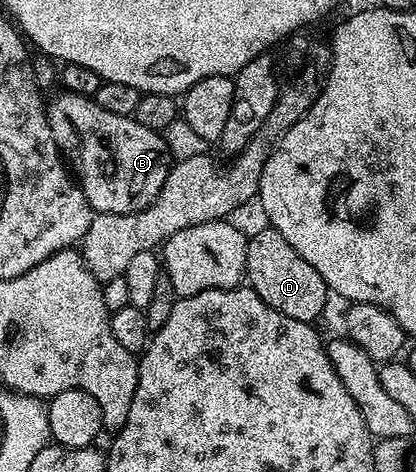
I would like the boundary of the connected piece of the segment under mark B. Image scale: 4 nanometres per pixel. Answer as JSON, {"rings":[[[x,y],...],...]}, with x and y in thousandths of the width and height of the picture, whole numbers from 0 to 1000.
{"rings":[[[149,197],[142,203],[115,227],[120,271],[142,320],[173,356],[202,417],[216,428],[219,447],[250,456],[327,451],[365,434],[389,407],[389,394],[413,352],[409,311],[397,292],[382,280],[337,265],[310,244],[281,244],[260,239],[260,231],[240,231],[240,222],[231,222],[214,201]]]}

